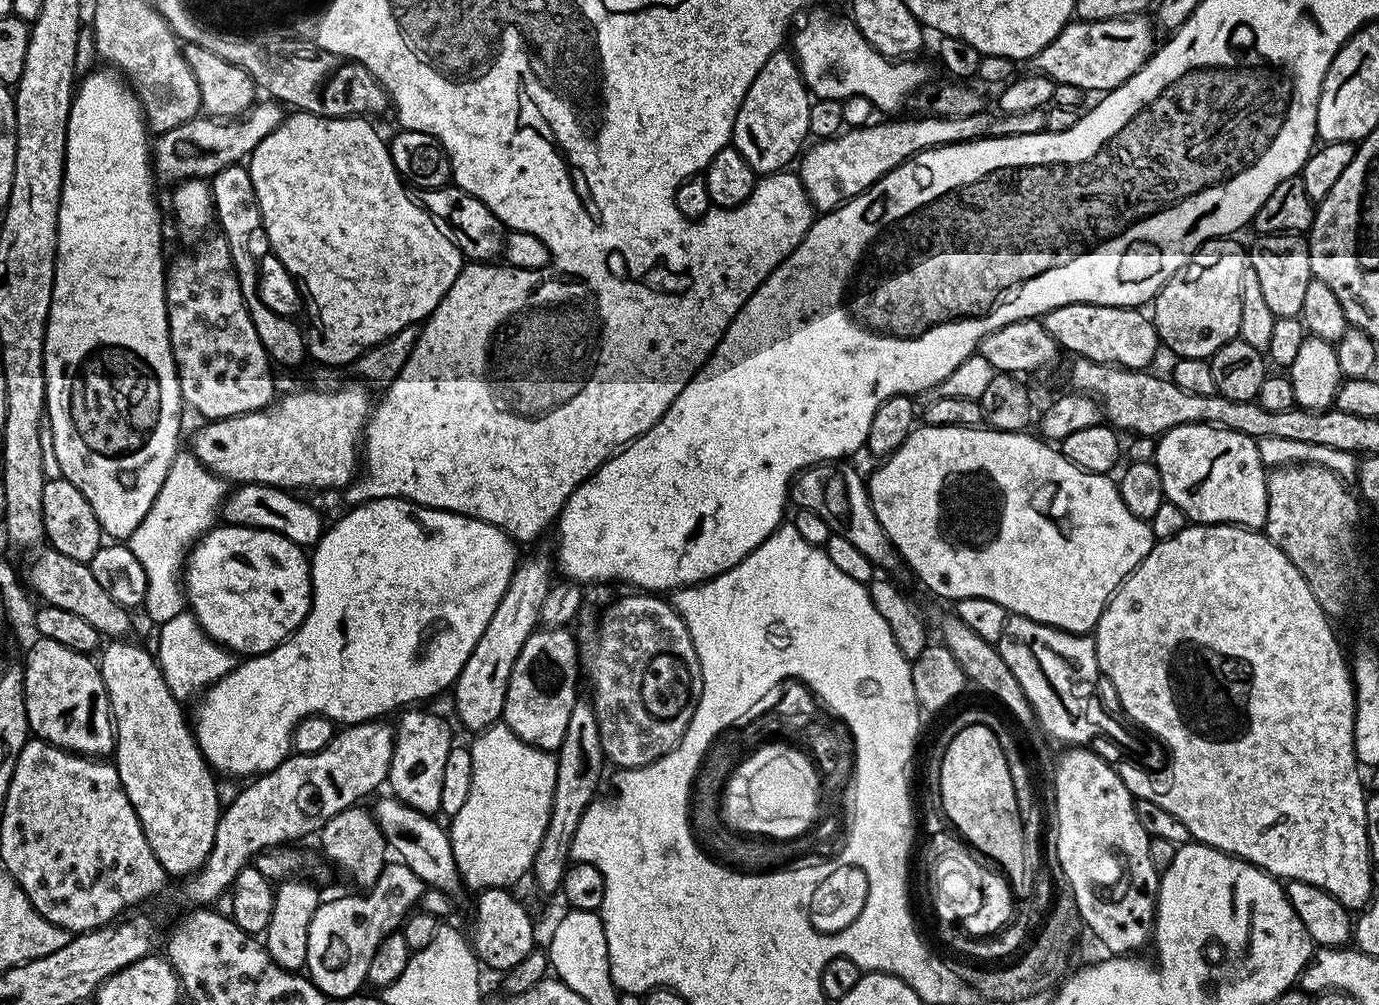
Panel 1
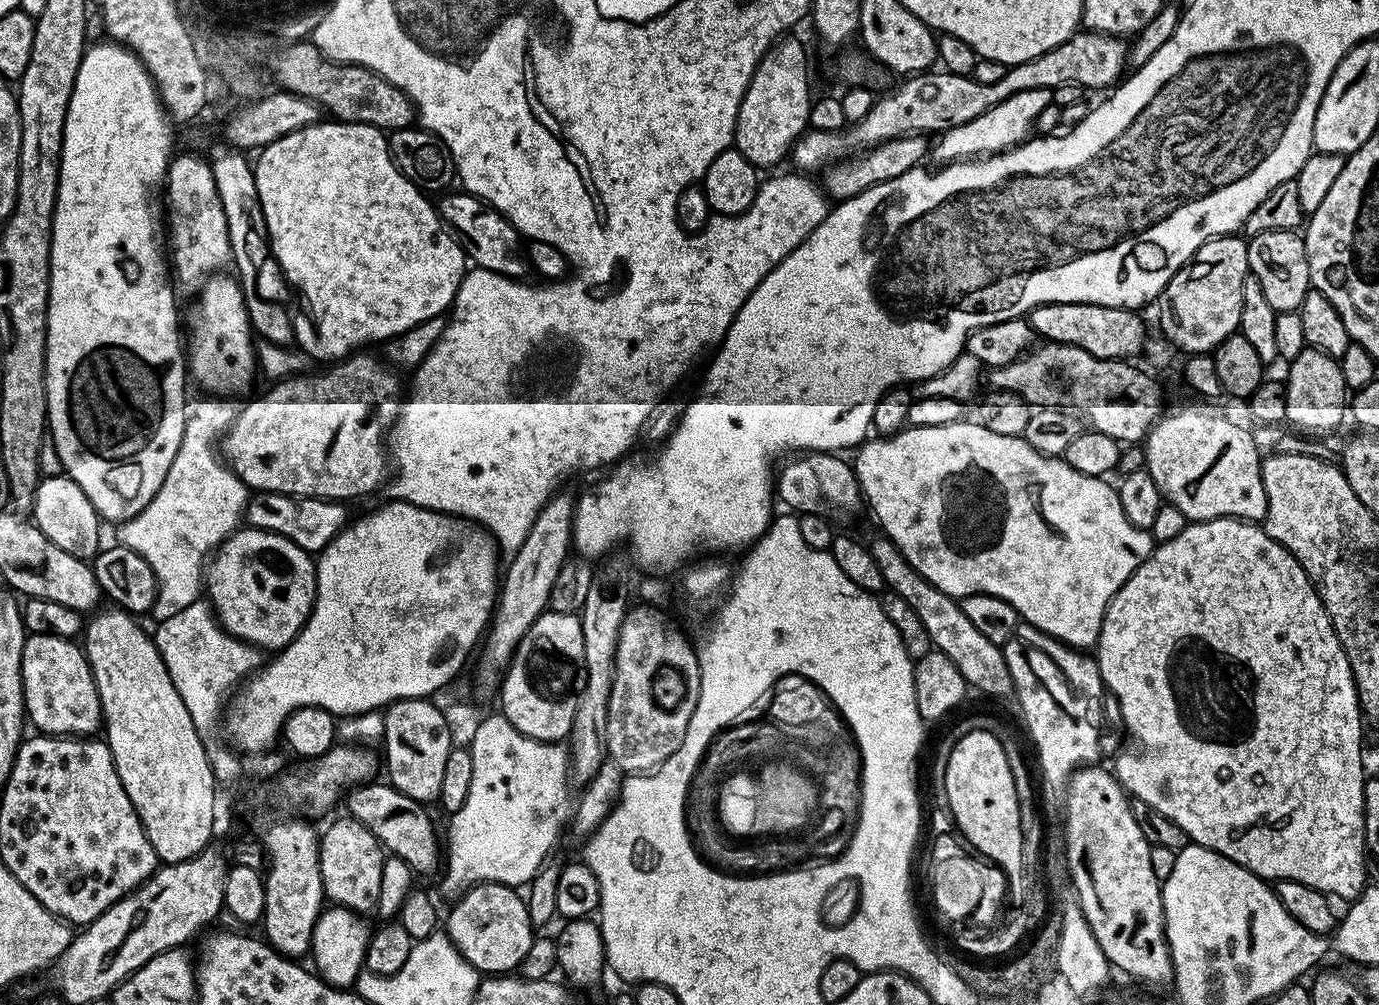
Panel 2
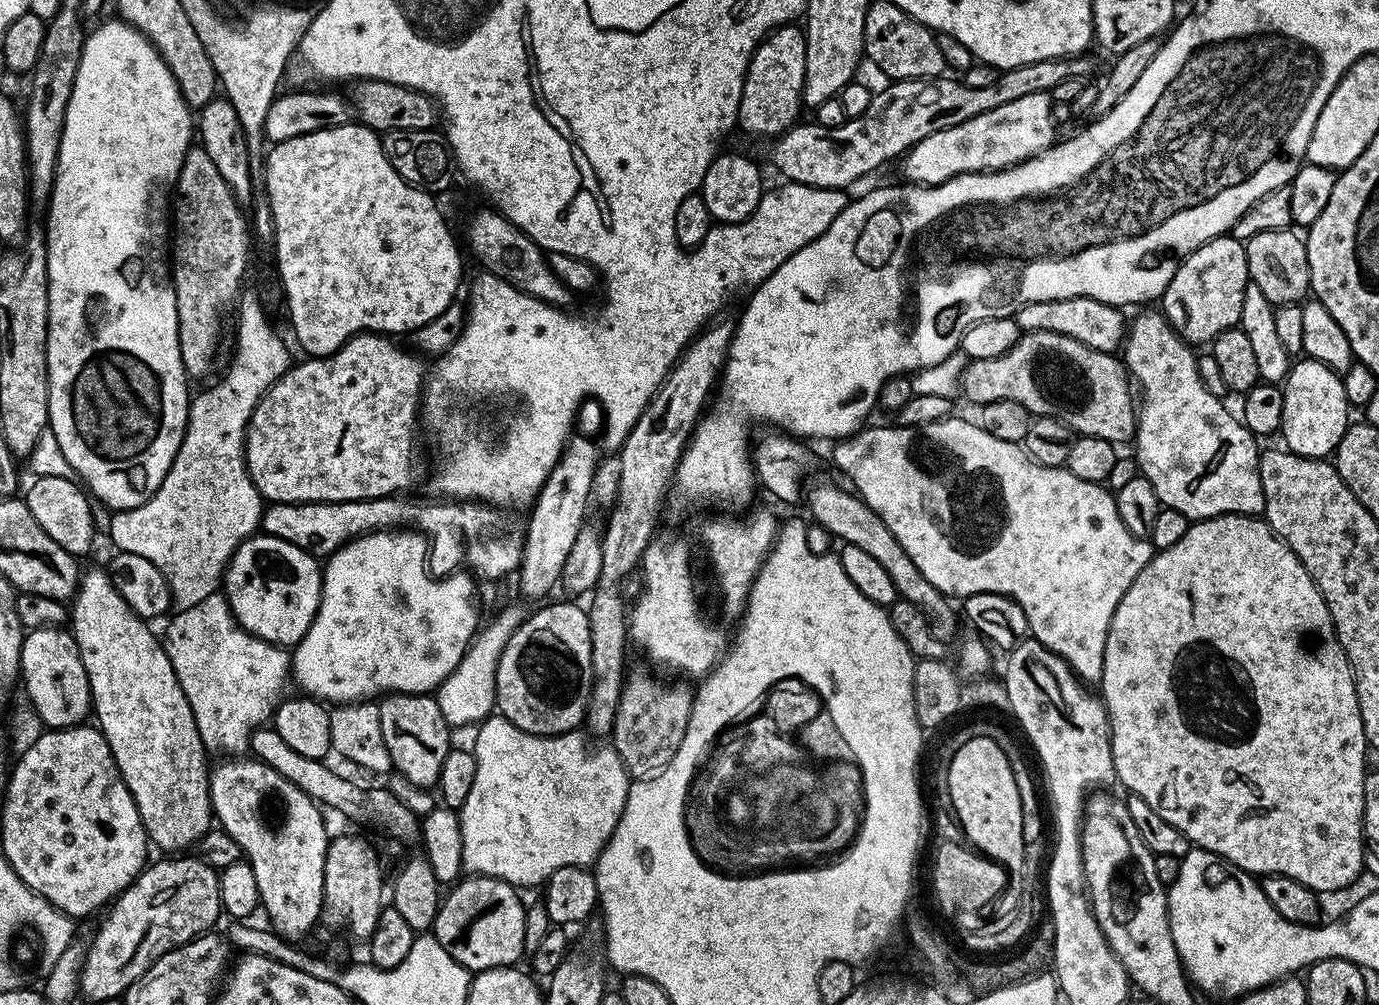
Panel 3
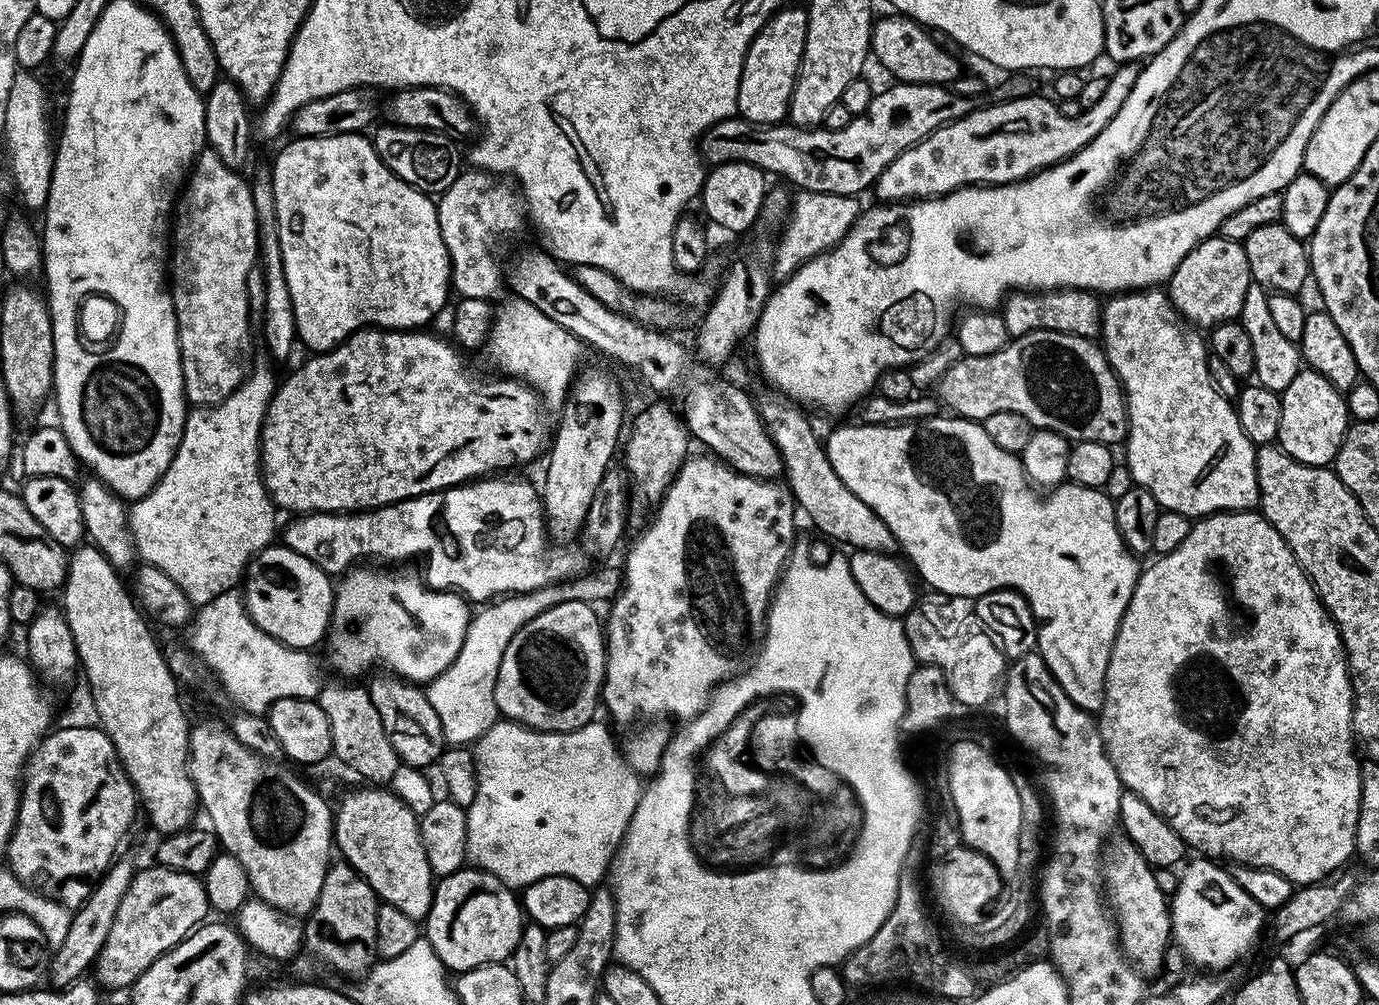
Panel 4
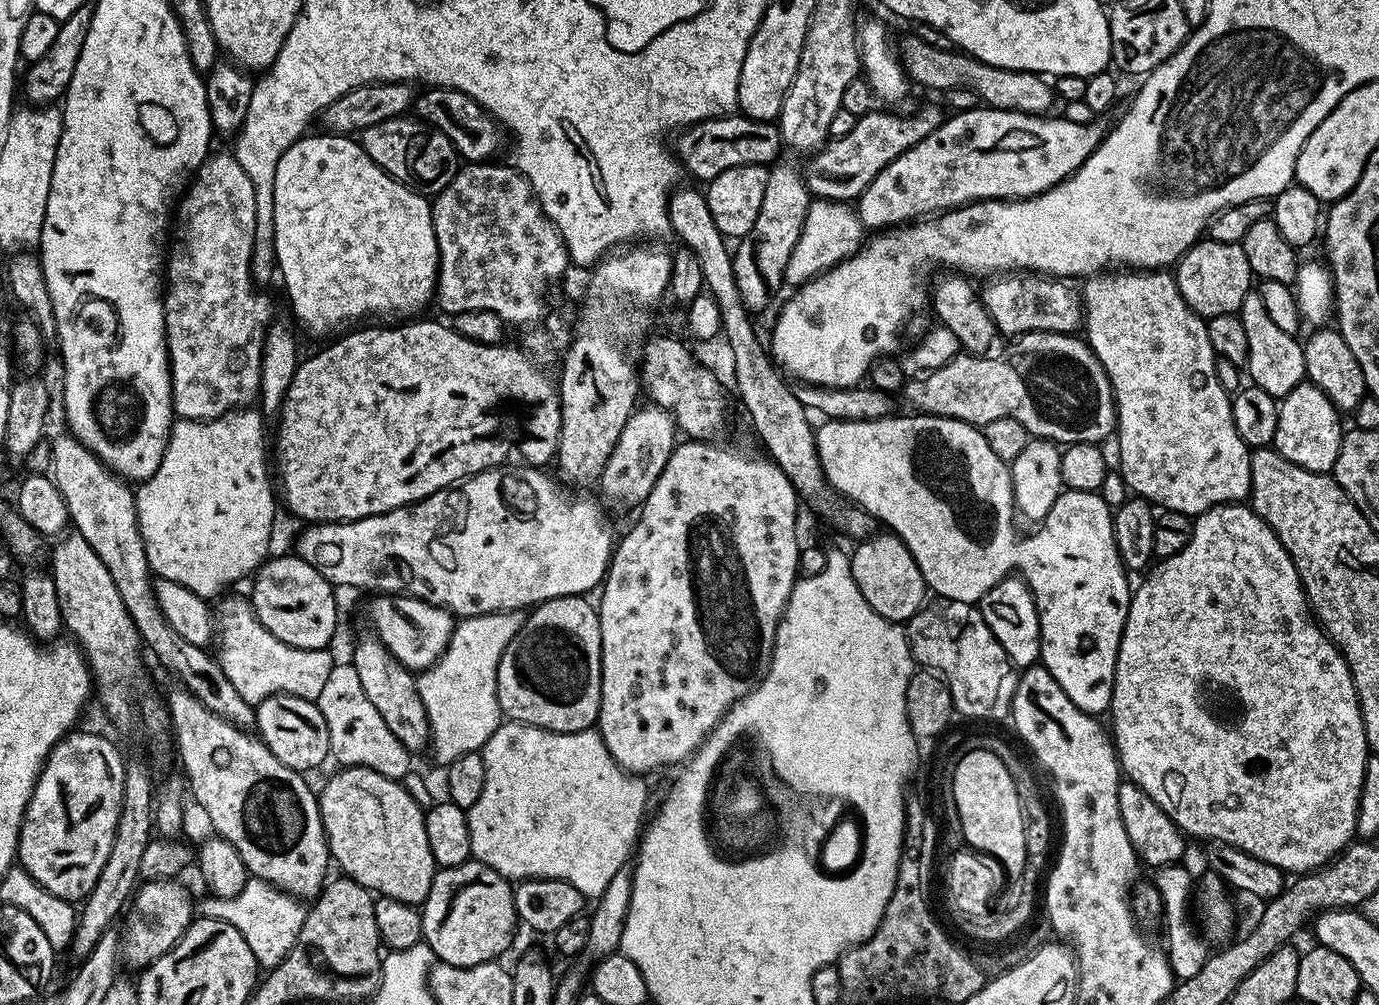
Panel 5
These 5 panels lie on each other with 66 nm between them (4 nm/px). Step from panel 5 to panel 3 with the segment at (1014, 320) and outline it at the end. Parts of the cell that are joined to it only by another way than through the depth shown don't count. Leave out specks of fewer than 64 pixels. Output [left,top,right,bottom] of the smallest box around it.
[1014,296,1126,353]

